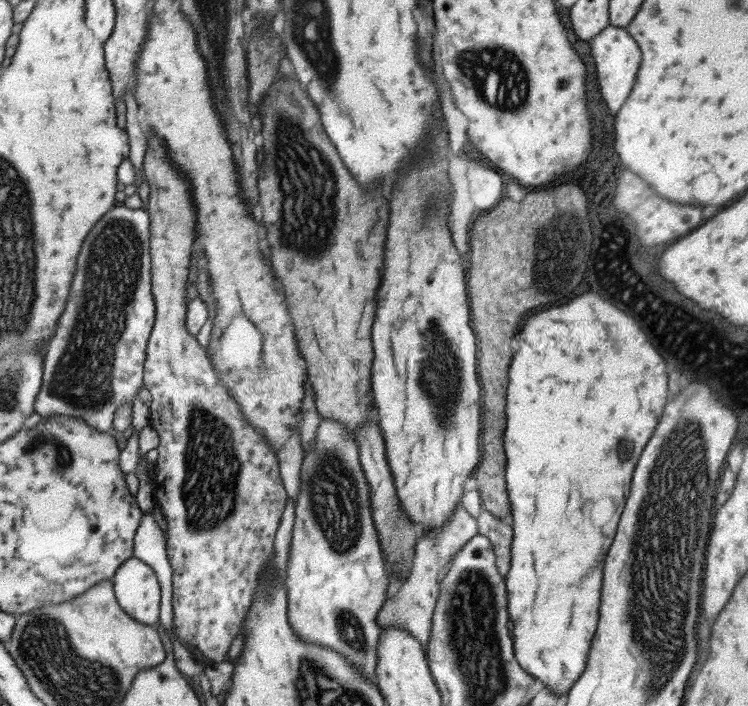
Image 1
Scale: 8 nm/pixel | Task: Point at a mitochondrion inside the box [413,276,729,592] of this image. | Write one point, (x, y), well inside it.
(623, 449)

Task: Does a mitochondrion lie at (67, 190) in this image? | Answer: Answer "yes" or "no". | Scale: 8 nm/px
no

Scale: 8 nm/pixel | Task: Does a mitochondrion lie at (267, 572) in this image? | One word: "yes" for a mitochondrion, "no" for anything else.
no

